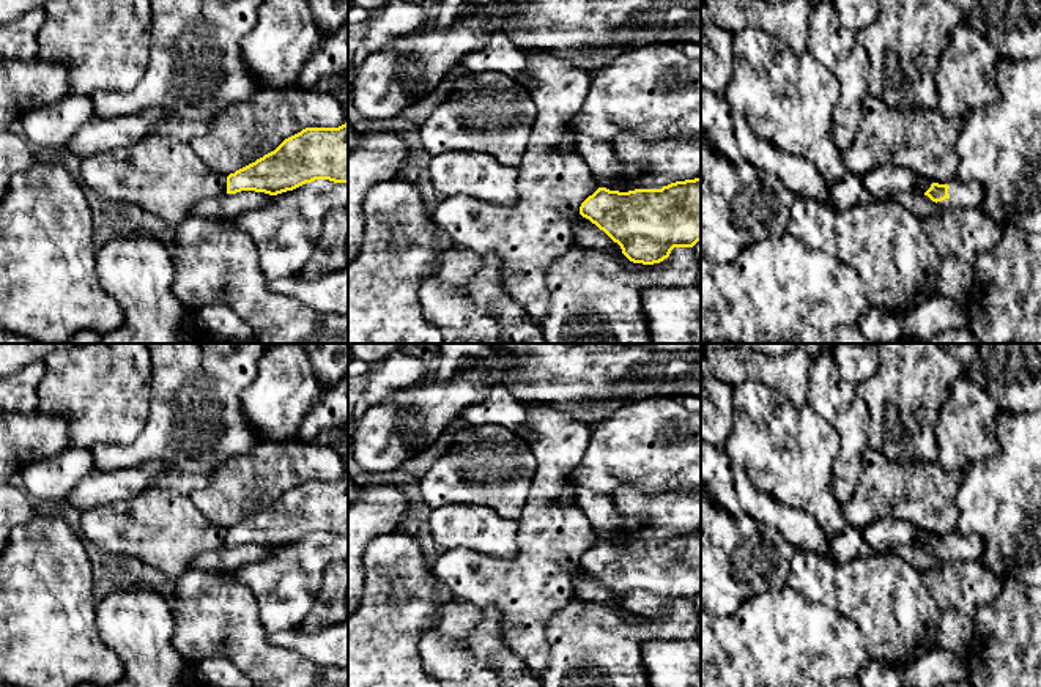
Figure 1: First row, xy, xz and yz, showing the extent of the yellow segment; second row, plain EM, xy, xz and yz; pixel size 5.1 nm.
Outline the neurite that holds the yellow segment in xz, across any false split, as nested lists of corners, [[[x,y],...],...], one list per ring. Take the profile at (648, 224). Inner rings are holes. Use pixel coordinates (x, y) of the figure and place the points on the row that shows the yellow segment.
[[[701,178],[628,192],[598,188],[580,214],[617,243],[630,262],[660,263],[674,247],[701,241]]]

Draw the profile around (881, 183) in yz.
[[[893,164],[869,165],[863,175],[860,203],[890,202],[899,192],[924,194],[931,184],[931,180]]]

